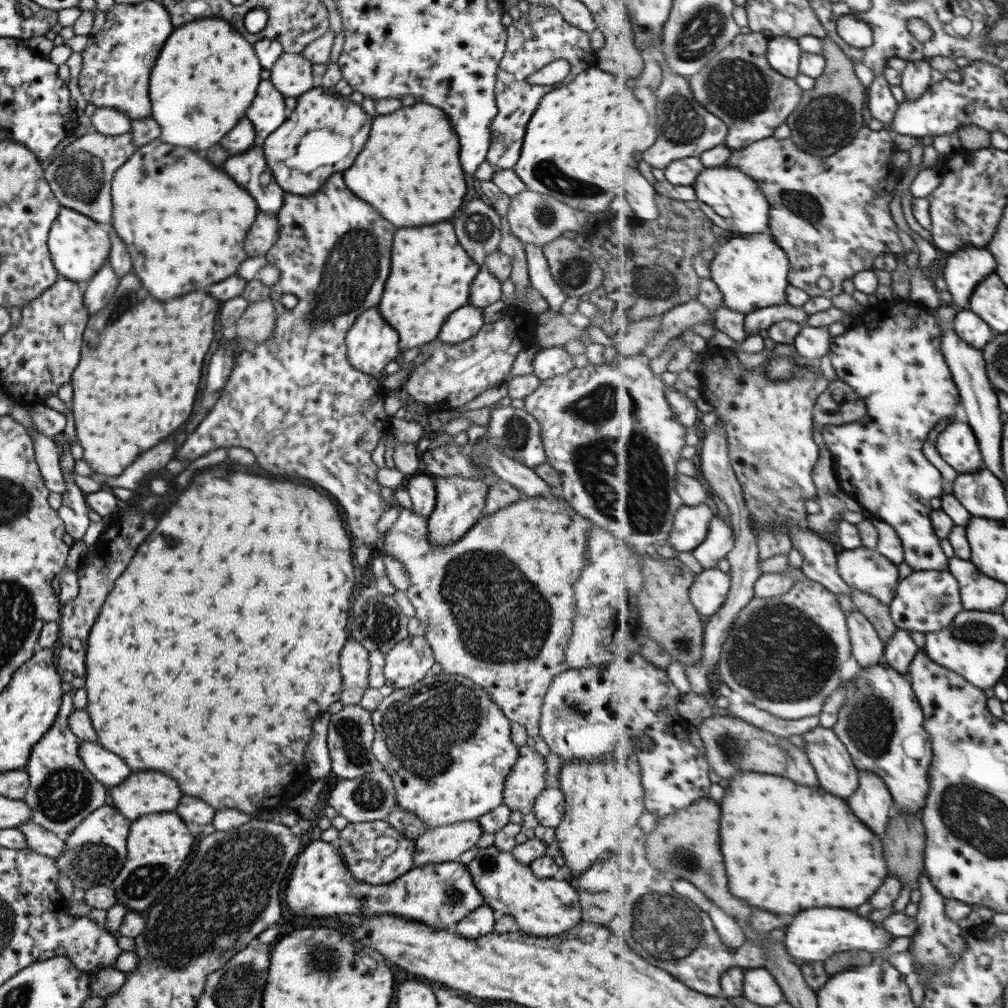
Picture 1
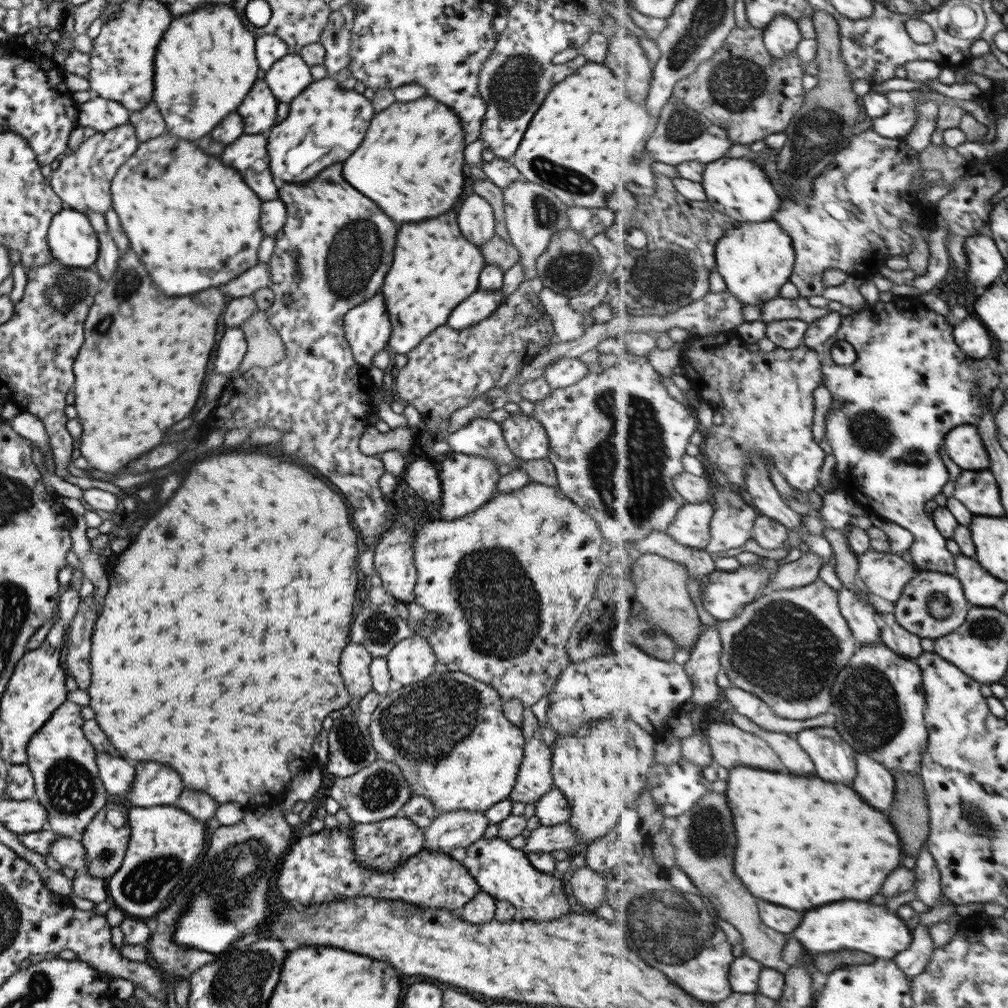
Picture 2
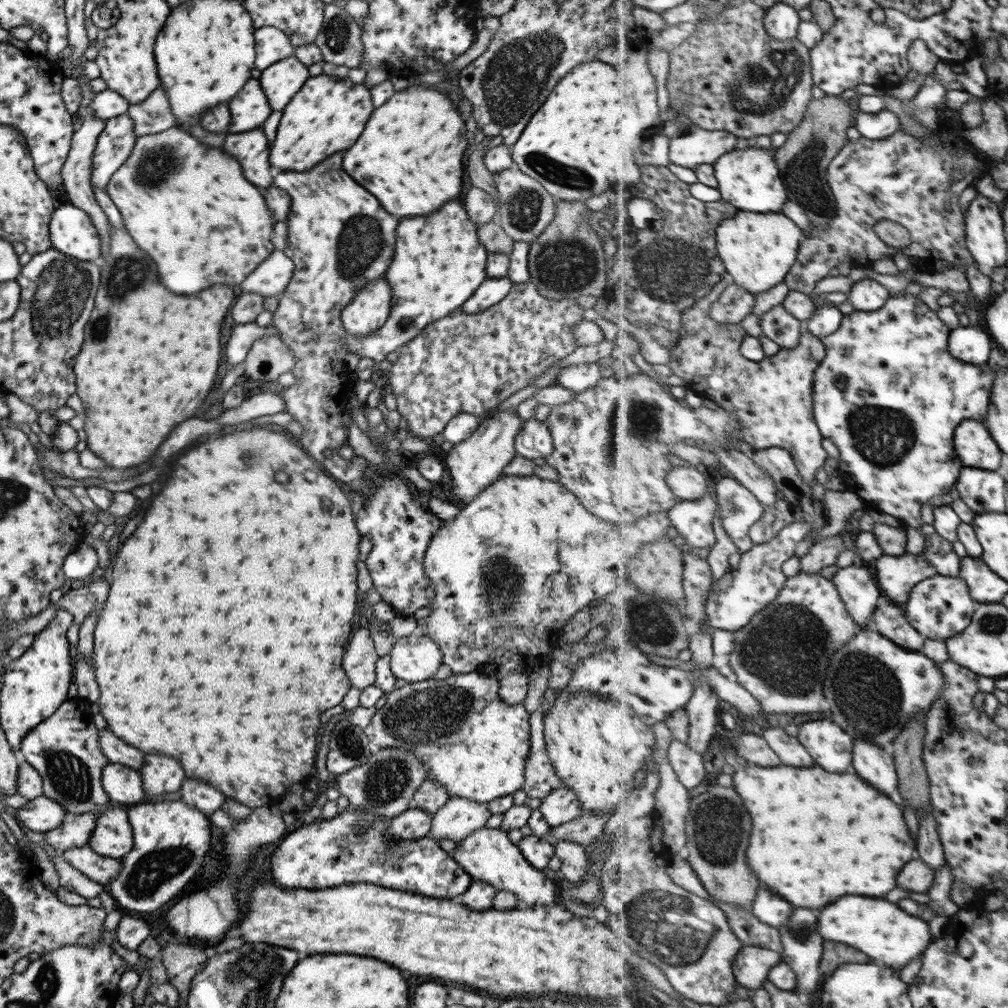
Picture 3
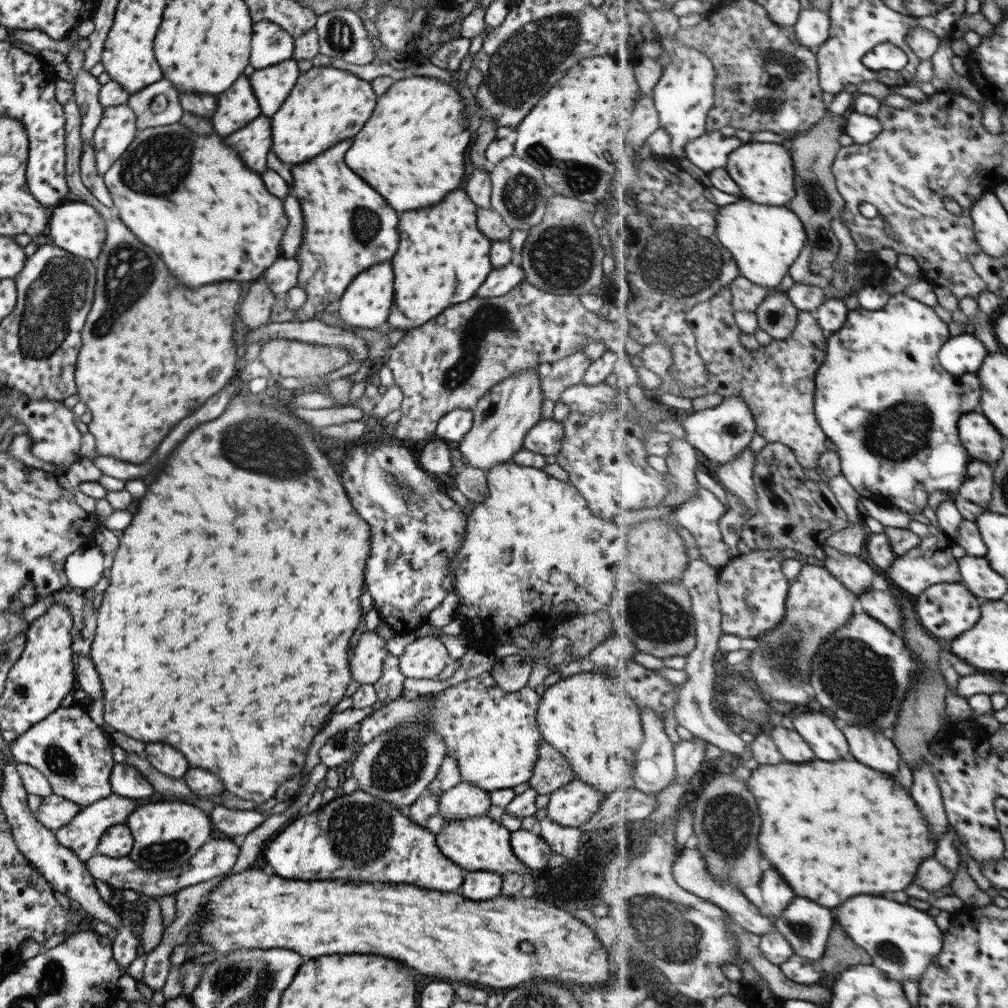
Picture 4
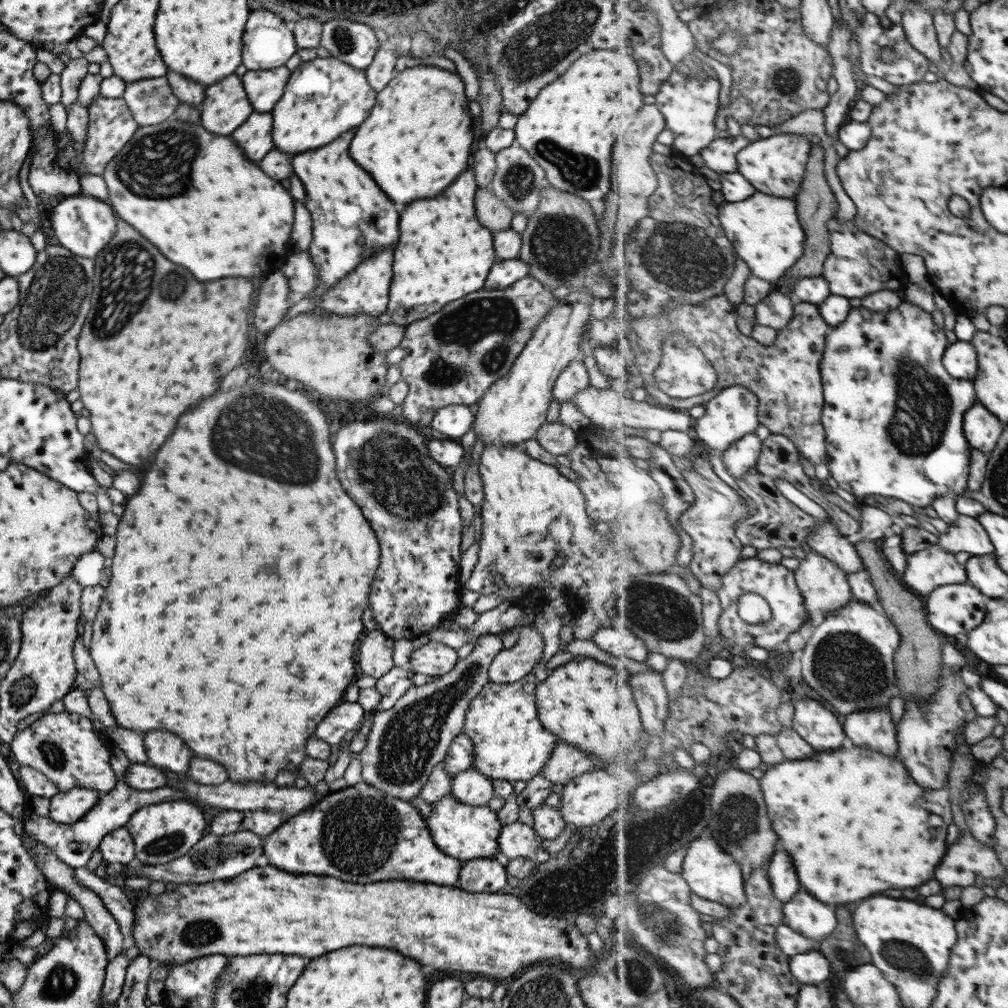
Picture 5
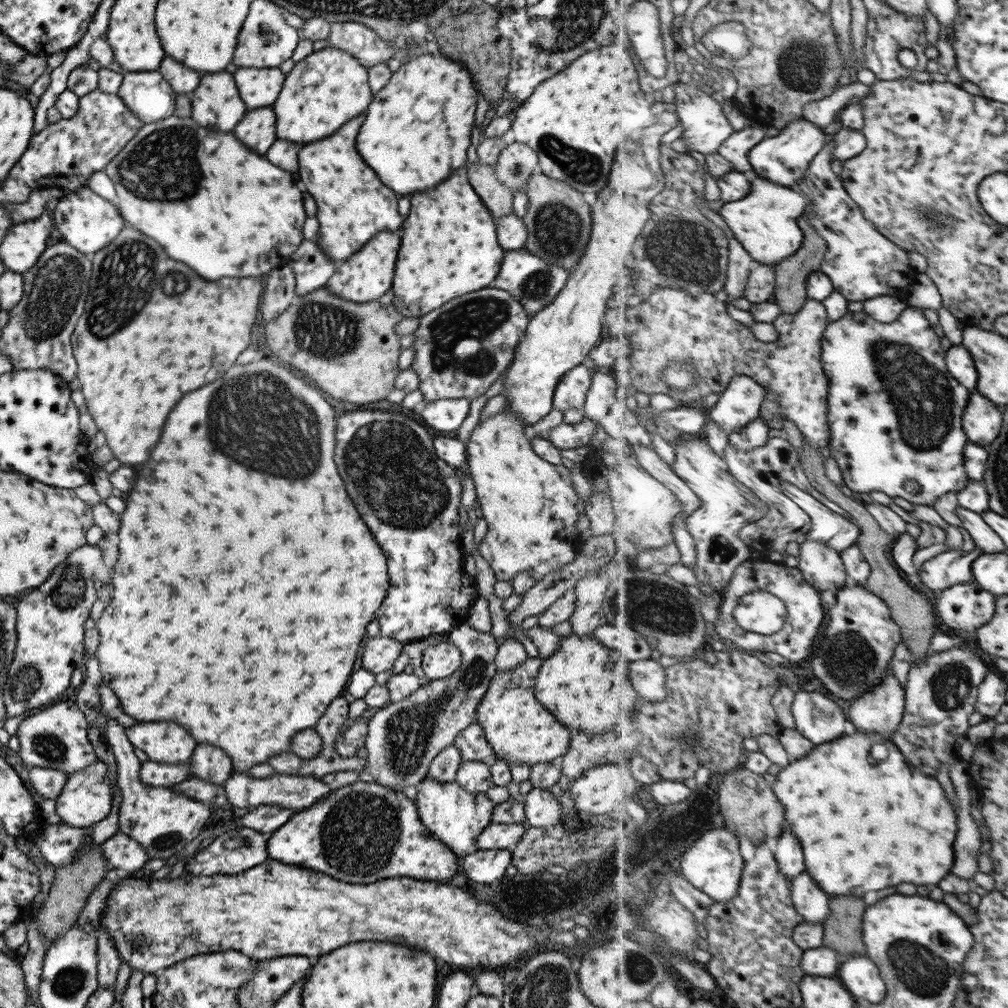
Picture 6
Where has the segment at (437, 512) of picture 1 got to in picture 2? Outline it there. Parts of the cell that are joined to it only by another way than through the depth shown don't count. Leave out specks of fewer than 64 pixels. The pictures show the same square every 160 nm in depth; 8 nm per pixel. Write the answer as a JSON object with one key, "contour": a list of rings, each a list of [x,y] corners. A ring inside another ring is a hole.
{"contour":[[[448,451],[443,460],[436,465],[441,487],[439,507],[441,520],[448,521],[468,515],[497,492],[496,484],[500,475],[497,473],[498,464],[493,460]]]}

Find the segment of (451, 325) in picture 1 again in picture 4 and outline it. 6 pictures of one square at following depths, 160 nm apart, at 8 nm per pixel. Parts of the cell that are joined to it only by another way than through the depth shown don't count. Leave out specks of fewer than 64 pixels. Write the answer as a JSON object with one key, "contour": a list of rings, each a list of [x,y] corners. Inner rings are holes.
{"contour":[[[511,262],[499,268],[492,268],[483,280],[481,288],[475,292],[481,298],[503,296],[513,286],[517,286],[524,278],[524,272],[519,265]]]}

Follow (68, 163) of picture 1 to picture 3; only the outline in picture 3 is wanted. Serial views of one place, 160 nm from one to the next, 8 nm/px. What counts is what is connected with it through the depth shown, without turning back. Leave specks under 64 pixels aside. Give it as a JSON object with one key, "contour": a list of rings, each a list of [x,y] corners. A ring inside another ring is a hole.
{"contour":[[[126,112],[104,122],[90,162],[91,188],[105,190],[109,177],[129,156],[136,139],[133,125]]]}

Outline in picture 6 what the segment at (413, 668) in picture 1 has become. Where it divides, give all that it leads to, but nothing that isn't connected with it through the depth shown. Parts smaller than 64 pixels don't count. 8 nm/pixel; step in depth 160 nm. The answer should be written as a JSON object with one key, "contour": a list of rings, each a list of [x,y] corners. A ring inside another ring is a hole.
{"contour":[[[448,640],[432,642],[429,648],[423,651],[420,660],[421,670],[430,680],[445,679],[459,668],[461,655],[459,649]]]}

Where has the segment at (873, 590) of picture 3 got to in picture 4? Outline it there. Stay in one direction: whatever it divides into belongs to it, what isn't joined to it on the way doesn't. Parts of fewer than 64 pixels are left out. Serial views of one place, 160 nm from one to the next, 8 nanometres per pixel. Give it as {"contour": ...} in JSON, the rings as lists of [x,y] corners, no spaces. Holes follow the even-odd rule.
{"contour":[[[823,544],[825,566],[857,596],[870,590],[873,578],[878,572],[859,555],[850,555],[839,549]]]}

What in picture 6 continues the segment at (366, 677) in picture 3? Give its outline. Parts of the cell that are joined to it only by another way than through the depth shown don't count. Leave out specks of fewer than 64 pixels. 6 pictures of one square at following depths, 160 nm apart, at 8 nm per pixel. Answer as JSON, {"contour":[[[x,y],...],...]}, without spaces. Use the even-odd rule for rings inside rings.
{"contour":[[[369,637],[361,652],[361,668],[373,675],[390,670],[402,653],[402,645],[387,637]]]}

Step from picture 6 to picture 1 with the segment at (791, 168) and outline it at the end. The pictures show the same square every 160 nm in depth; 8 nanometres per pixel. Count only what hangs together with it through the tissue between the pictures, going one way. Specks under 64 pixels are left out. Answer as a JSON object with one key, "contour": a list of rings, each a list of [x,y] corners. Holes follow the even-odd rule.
{"contour":[[[737,167],[705,169],[695,182],[696,201],[703,212],[707,214],[716,226],[723,228],[731,237],[743,237],[753,234],[771,234],[770,216],[771,204],[759,184],[749,173]]]}

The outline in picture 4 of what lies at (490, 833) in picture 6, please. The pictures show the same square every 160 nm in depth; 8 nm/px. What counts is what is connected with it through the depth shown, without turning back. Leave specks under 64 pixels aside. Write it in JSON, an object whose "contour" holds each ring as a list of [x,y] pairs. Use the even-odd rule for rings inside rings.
{"contour":[[[535,829],[510,832],[509,844],[513,854],[529,869],[545,866],[552,851]]]}

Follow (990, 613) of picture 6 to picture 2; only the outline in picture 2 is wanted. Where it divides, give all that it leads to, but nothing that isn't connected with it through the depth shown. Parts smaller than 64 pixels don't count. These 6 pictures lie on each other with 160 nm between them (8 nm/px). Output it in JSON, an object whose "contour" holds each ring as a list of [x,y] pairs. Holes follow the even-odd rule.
{"contour":[[[918,570],[895,603],[894,612],[899,624],[909,632],[921,638],[936,640],[955,632],[962,626],[972,607],[966,597],[963,583],[956,575]]]}

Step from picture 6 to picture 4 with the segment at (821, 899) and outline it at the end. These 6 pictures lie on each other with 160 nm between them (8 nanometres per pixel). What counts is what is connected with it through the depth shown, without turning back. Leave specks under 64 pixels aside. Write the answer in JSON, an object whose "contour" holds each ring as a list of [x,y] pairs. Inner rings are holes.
{"contour":[[[795,898],[775,926],[795,949],[795,955],[808,958],[818,969],[834,927],[833,912],[805,898]]]}

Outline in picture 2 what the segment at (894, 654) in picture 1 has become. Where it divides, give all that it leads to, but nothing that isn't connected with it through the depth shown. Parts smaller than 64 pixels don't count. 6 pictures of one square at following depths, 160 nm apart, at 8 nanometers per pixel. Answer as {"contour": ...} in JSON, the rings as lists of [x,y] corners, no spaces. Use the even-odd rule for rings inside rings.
{"contour":[[[895,612],[881,615],[880,621],[882,623],[882,642],[889,648],[902,657],[914,660],[924,653],[922,638],[901,626]]]}

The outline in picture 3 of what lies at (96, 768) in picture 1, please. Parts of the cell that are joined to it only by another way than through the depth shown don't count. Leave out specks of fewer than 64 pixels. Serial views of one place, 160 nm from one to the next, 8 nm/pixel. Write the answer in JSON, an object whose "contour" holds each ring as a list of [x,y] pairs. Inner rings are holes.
{"contour":[[[109,763],[102,768],[100,783],[109,801],[122,804],[144,801],[141,775],[129,767]]]}

